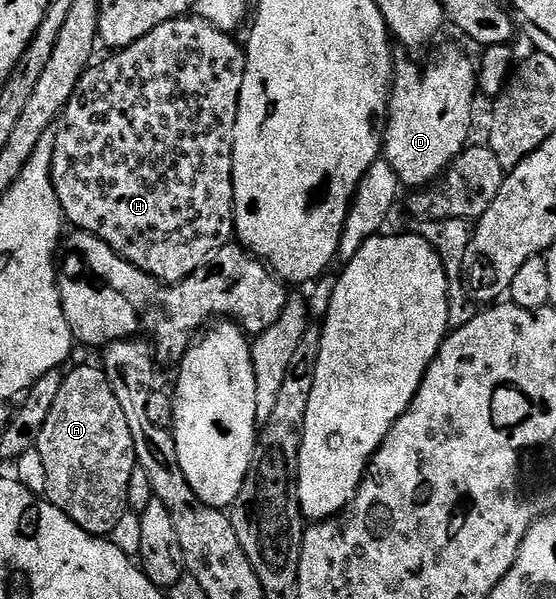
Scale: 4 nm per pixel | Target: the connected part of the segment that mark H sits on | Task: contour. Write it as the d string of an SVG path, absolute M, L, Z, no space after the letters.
M199 16L166 20L158 24L158 28L146 32L142 40L130 44L124 50L109 53L105 62L97 61L89 66L82 80L78 80L76 90L54 126L56 134L54 133L52 138L52 183L60 207L64 210L65 219L73 227L84 230L87 234L97 234L103 242L110 244L110 248L114 248L114 252L120 257L165 284L180 282L190 276L215 250L229 245L234 238L232 149L248 56L245 47L241 43L239 46L232 37L229 31L219 30L213 22Z

